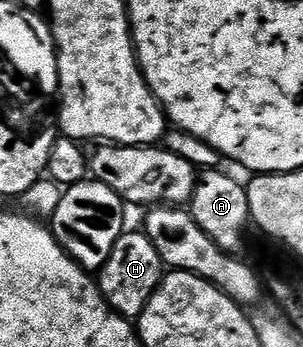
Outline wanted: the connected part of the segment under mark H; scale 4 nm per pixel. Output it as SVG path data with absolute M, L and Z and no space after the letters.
M126 231L118 239L118 243L114 243L114 251L108 262L99 269L98 284L100 294L104 296L112 312L129 319L139 319L146 303L150 303L165 276L166 266L162 255L158 255L158 247L150 243L148 234L143 231Z

